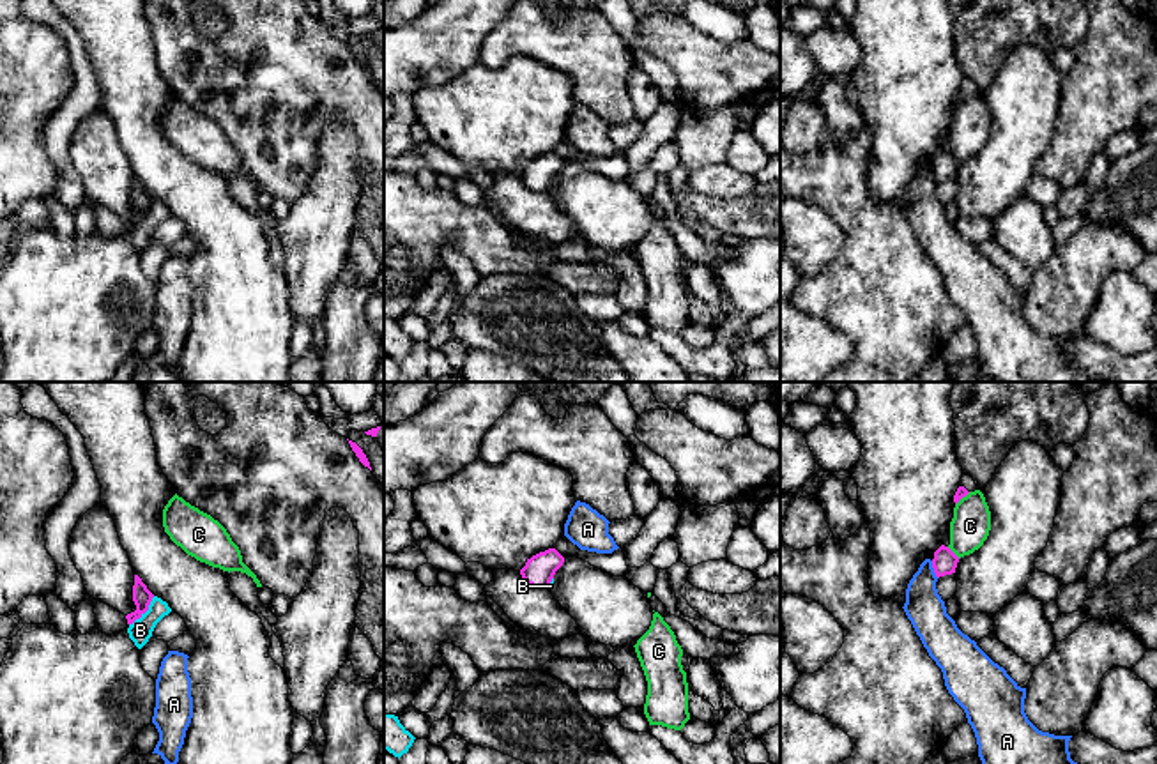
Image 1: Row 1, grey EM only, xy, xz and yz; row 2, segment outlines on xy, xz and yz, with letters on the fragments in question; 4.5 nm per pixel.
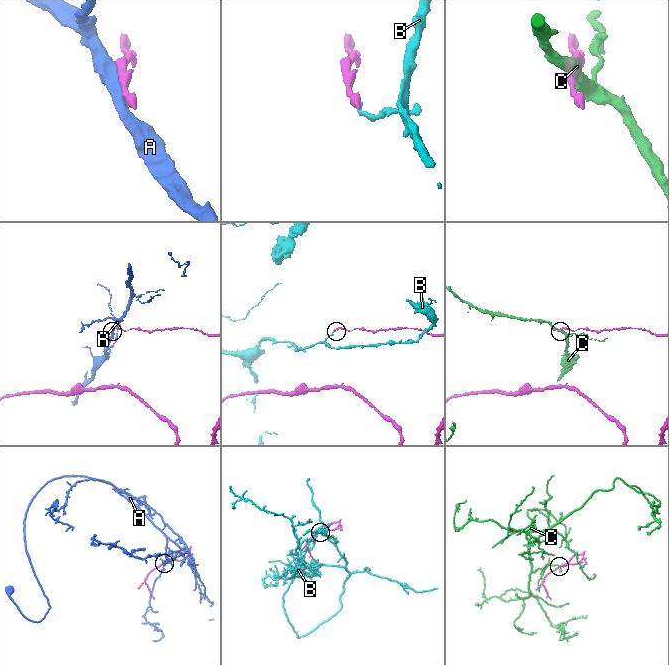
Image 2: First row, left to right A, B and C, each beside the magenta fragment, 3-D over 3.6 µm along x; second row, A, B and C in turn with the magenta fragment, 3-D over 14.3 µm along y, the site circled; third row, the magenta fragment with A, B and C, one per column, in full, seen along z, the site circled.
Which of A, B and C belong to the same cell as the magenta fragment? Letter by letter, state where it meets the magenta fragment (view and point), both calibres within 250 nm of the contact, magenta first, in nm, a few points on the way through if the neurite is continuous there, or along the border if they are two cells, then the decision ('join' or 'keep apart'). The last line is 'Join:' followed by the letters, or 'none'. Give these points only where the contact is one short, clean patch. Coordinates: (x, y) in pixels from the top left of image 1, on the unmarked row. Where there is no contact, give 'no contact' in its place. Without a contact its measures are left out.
A: meets magenta in yz at (934, 174); 110 nm thick on the magenta side, 180 nm on the other; keep apart
B: meets magenta in xy at (144, 216); 90 nm thick on the magenta side, 100 nm on the other; border along xy (154, 200), (149, 211), (130, 229); keep apart
C: meets magenta in yz at (952, 156); 110 nm thick on the magenta side, 180 nm on the other; border along yz (947, 151), (959, 161); keep apart
Join: none

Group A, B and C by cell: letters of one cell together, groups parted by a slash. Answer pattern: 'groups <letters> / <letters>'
groups A / B / C

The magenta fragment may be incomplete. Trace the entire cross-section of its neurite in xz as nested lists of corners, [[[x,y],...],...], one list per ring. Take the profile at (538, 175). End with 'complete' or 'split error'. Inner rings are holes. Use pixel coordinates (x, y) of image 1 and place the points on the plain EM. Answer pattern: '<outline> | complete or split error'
[[[548,152],[527,163],[525,170],[520,173],[520,179],[529,189],[548,193],[563,166],[564,161],[556,152]]] | complete

